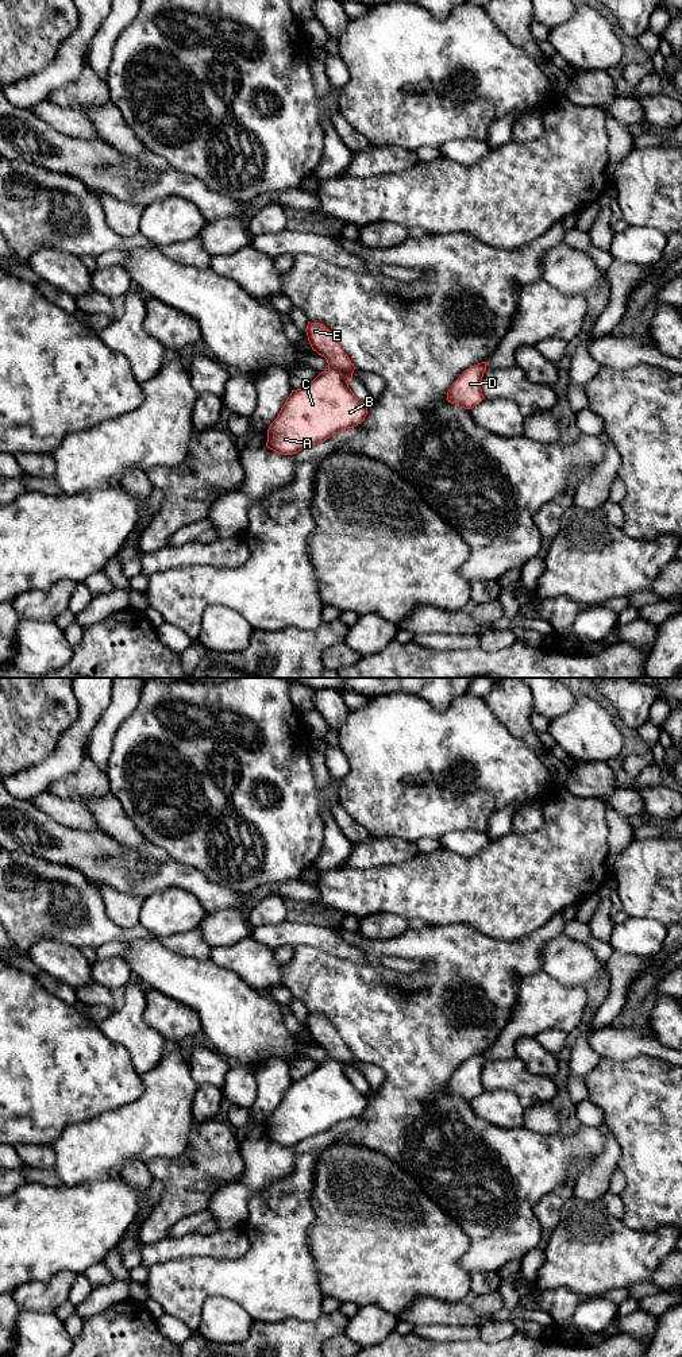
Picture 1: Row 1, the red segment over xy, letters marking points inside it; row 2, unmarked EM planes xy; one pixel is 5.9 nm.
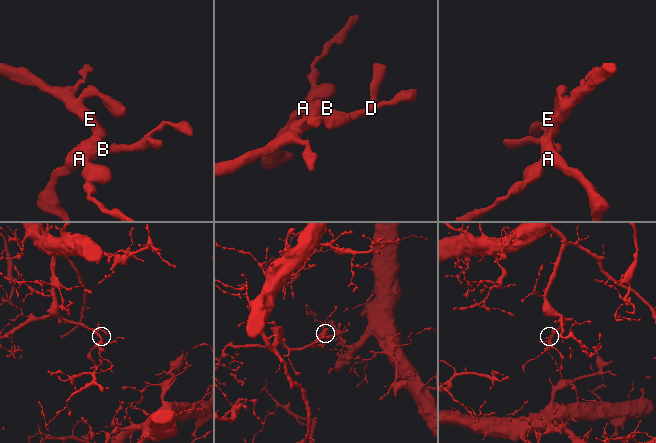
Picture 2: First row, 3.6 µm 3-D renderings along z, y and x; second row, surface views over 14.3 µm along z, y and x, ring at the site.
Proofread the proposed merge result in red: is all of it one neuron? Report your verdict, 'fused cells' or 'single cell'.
single cell

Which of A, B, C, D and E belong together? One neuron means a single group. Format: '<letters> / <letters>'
A B C D E

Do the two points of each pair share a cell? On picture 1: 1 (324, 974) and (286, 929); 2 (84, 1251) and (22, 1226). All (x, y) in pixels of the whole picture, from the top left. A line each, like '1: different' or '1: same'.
1: different
2: same

